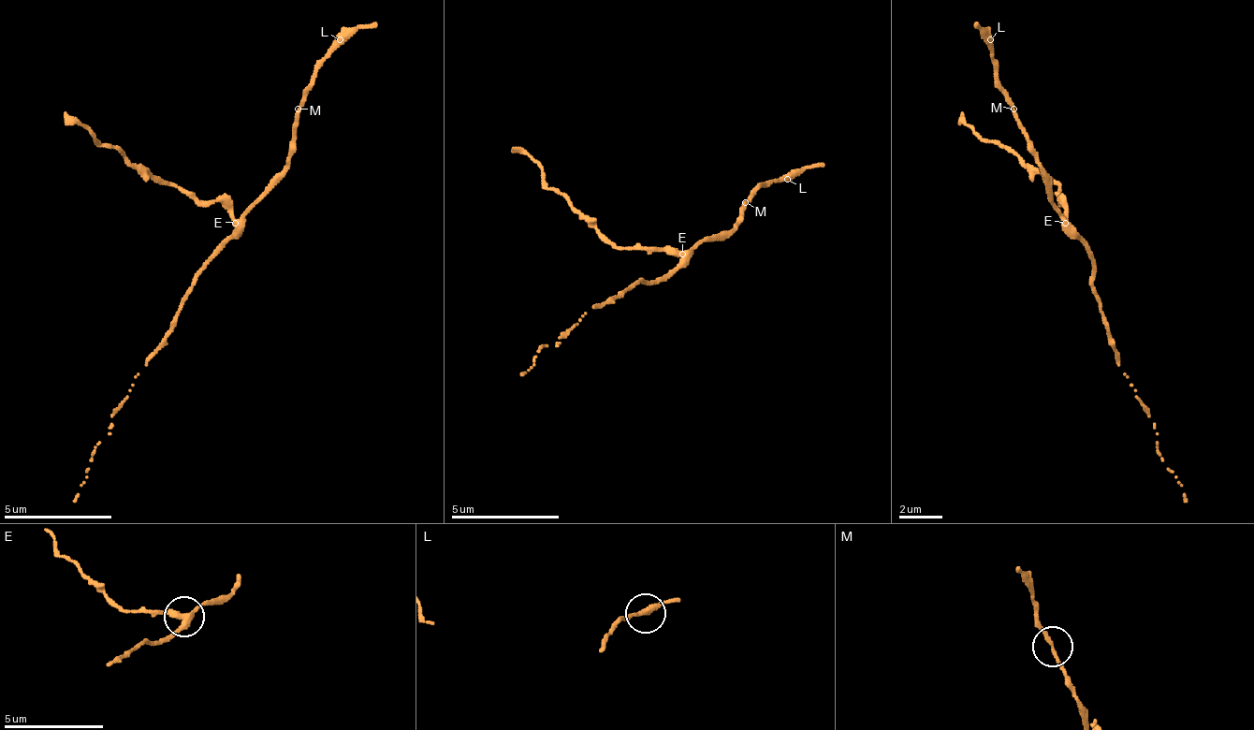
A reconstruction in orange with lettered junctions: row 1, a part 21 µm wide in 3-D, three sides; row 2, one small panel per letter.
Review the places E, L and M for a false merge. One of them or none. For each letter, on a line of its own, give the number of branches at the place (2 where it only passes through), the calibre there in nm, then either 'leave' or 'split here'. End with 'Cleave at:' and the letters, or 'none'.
E: branches 3; calibre 280 nm; split here
L: branches 2; calibre 320 nm; leave
M: branches 2; calibre 170 nm; leave
Cleave at: E

